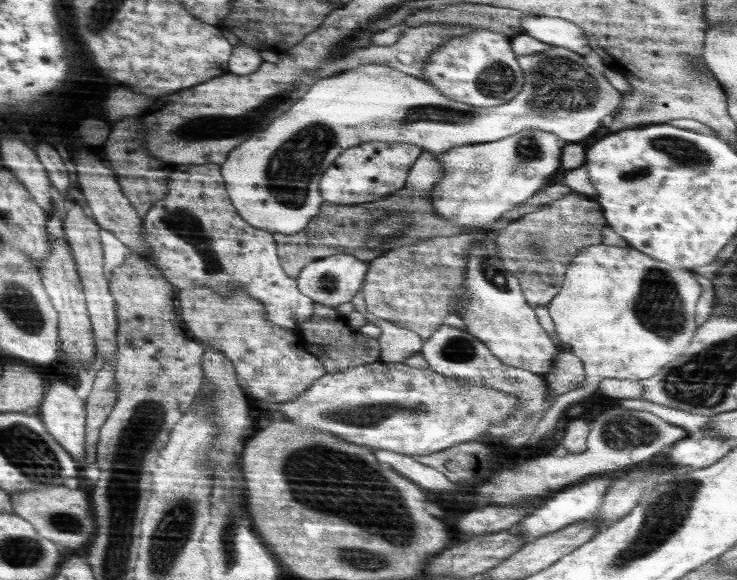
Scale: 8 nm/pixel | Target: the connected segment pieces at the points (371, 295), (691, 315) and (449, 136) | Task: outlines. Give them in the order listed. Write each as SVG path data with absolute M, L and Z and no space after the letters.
M482 233L440 236L378 254L368 262L360 293L367 304L366 310L380 319L412 330L425 341L444 325L450 314L450 288L457 288L464 280L466 254L484 240Z
M598 244L580 251L570 263L560 292L552 298L547 308L554 322L556 334L572 354L584 365L585 381L571 392L557 396L555 403L539 421L539 428L532 433L532 443L538 441L549 430L558 430L568 414L573 412L581 400L592 395L604 378L644 380L658 373L669 362L675 361L688 349L696 332L695 311L702 288L694 274L650 258L648 254L634 248L618 248Z
M554 48L540 54L517 56L516 59L524 71L522 90L510 102L492 108L476 108L454 102L422 79L378 63L362 63L331 77L316 79L304 97L286 113L228 153L226 161L221 164L221 176L229 200L237 214L248 224L271 233L294 234L304 230L318 213L324 202L319 192L320 179L332 161L347 148L372 141L404 142L418 145L424 151L442 154L454 146L494 142L524 129L540 129L556 133L560 140L567 143L578 142L600 128L600 124L604 119L609 119L620 102L622 93L602 73L590 67L584 56L567 48Z

